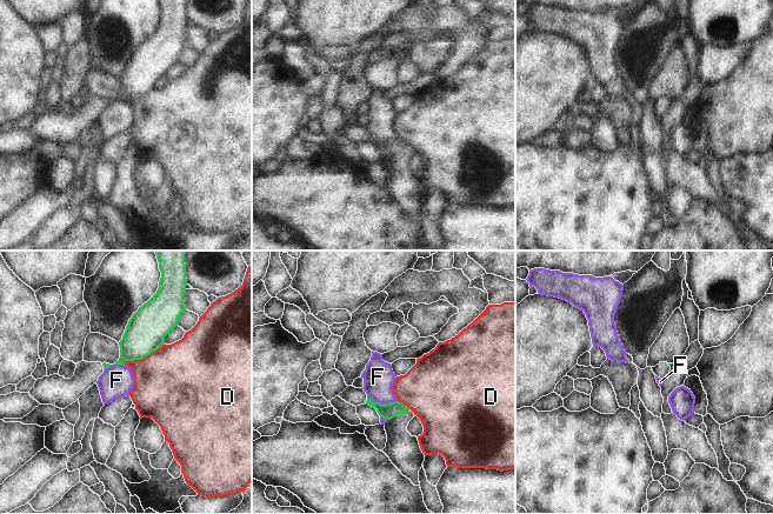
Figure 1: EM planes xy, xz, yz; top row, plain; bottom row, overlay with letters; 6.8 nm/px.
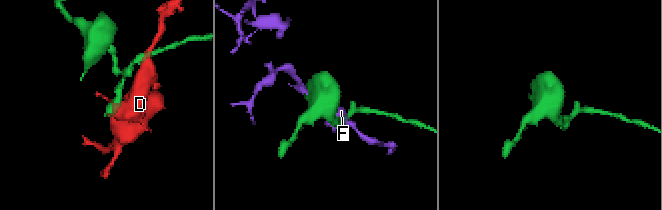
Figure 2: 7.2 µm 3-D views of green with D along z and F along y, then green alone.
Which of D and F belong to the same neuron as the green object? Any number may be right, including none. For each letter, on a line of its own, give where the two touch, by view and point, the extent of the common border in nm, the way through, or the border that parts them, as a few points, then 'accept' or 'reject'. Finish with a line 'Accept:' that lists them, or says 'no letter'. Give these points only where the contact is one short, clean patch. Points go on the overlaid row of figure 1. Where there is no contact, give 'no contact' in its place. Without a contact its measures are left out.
D: contact xy (141, 358); length 320 nm; border xy (164, 344), (140, 359), (119, 359); reject
F: contact xz (382, 405); length 220 nm; reject
Accept: no letter

